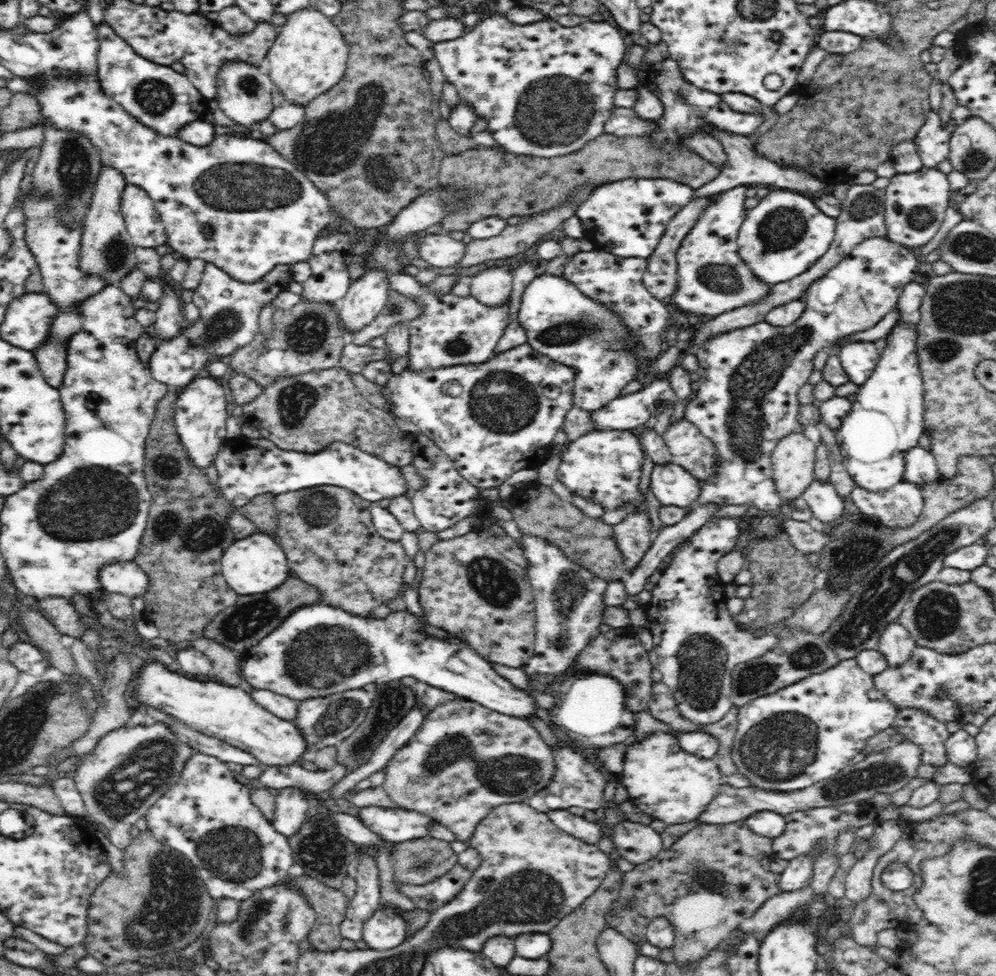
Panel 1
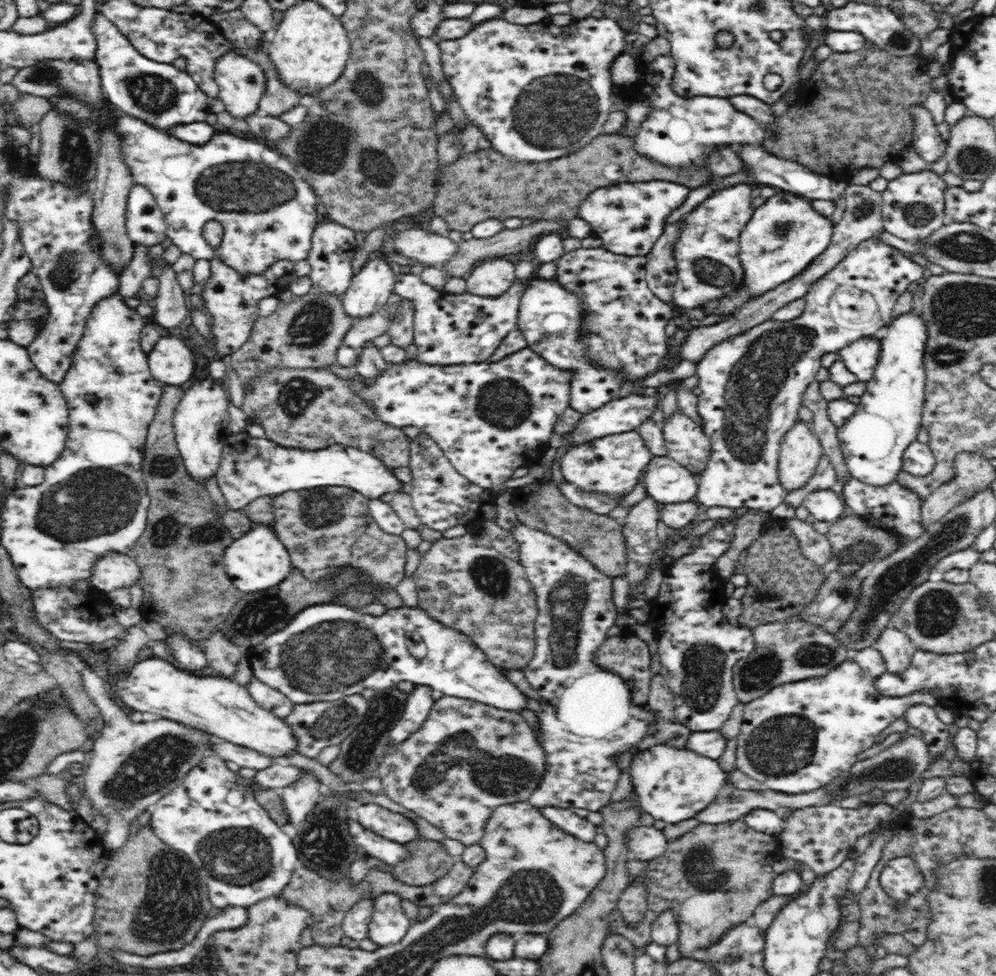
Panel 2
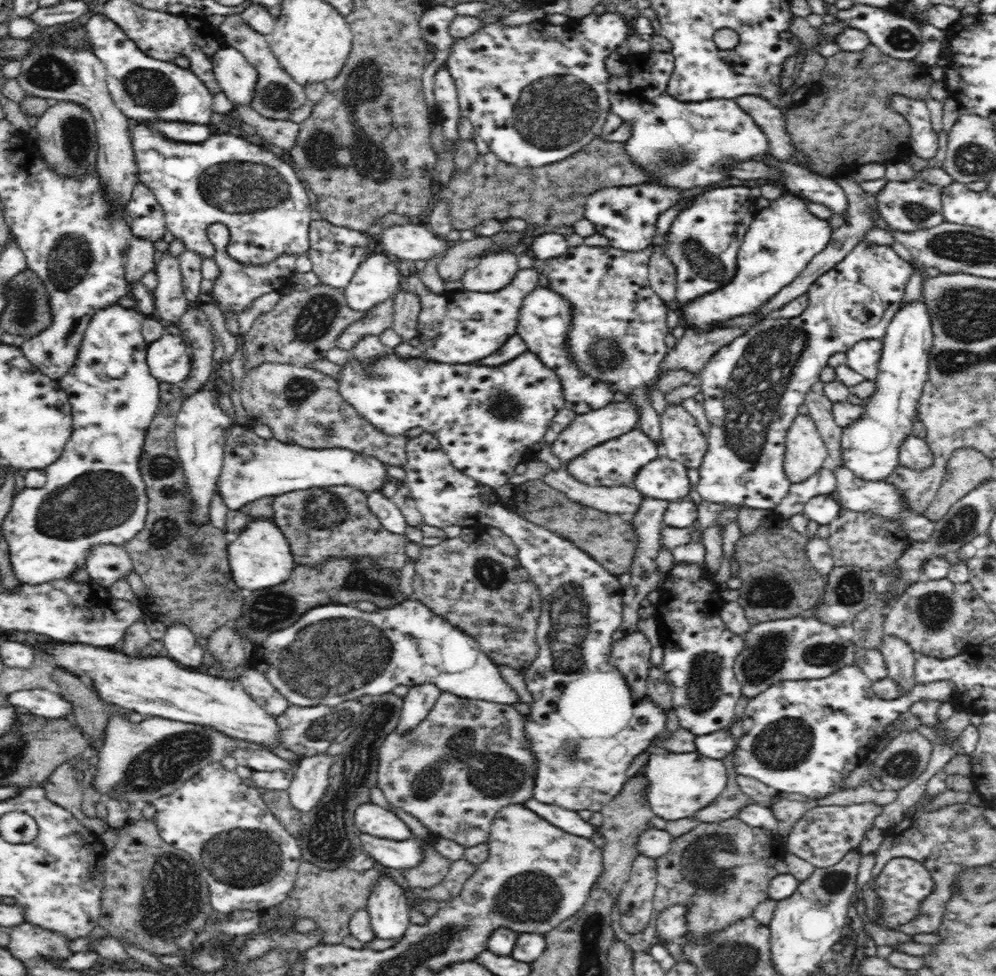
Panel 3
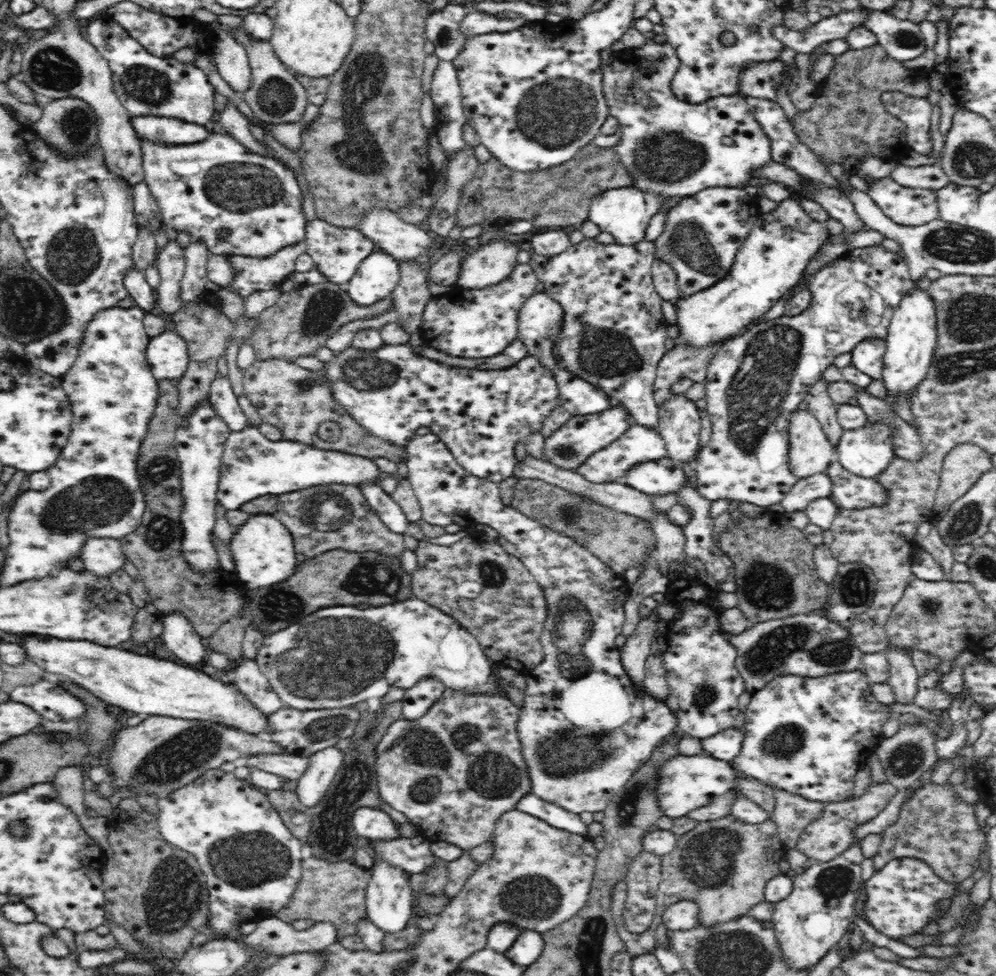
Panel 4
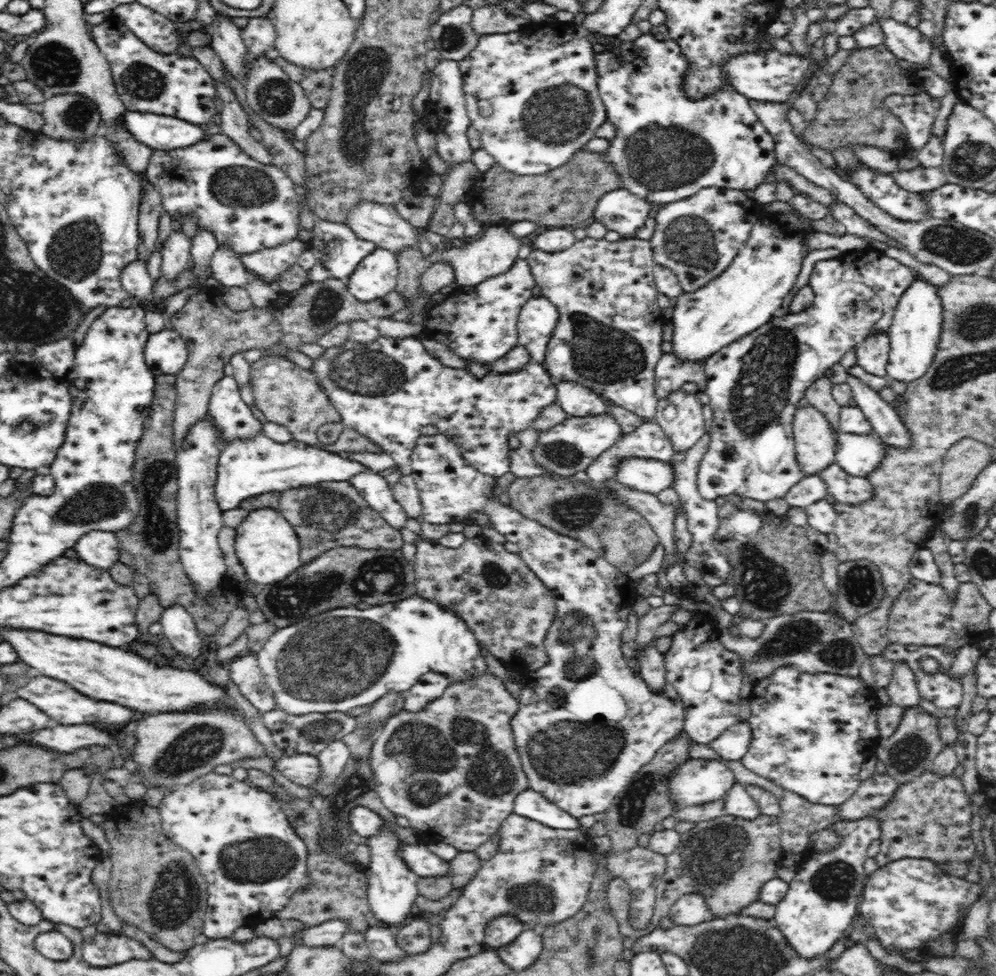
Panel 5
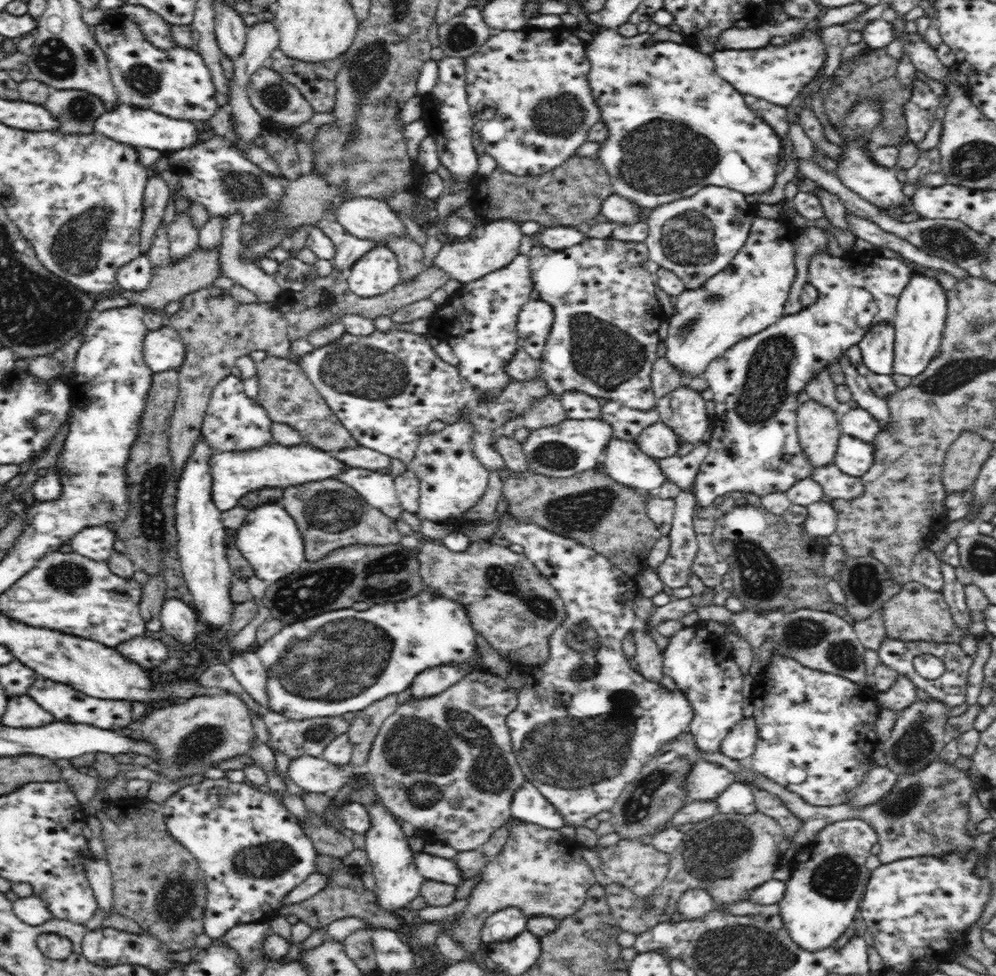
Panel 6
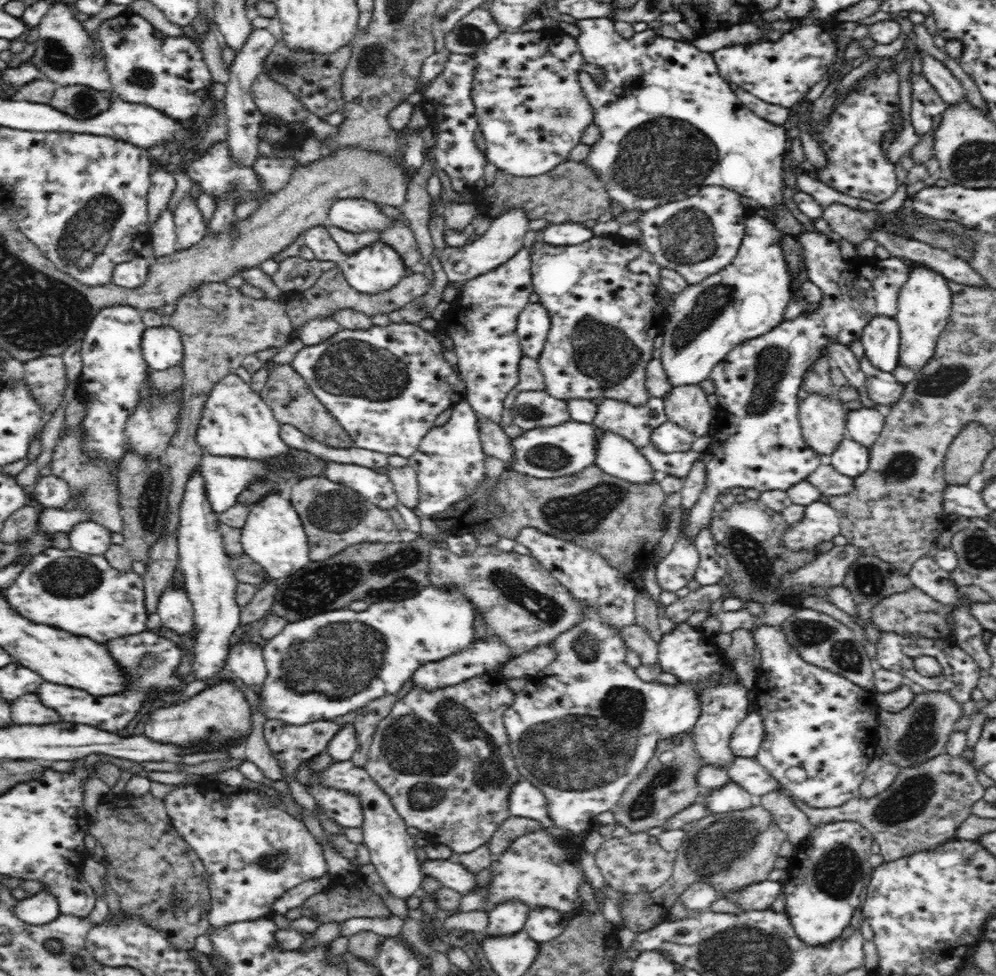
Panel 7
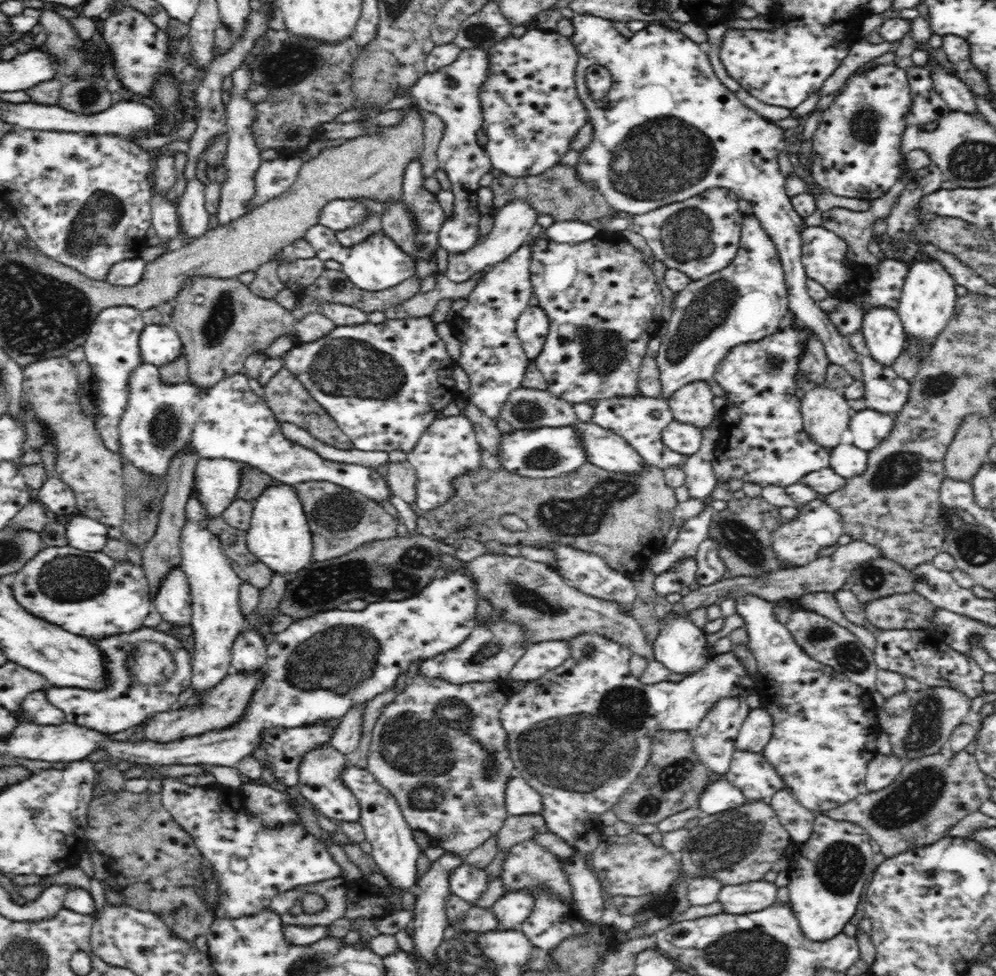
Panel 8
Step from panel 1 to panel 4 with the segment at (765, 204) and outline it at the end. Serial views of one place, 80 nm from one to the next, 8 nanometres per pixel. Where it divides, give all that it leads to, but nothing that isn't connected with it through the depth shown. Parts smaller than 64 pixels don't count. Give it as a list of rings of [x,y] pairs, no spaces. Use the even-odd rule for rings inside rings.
[[[798,195],[781,200],[771,212],[760,213],[755,225],[750,229],[748,238],[744,240],[744,244],[738,250],[730,272],[716,284],[712,284],[710,288],[675,300],[677,315],[675,324],[680,334],[676,343],[686,343],[692,347],[709,346],[710,343],[736,337],[742,328],[746,331],[752,326],[754,320],[760,318],[798,283],[809,260],[826,244],[829,236],[825,223],[810,218],[802,209]]]

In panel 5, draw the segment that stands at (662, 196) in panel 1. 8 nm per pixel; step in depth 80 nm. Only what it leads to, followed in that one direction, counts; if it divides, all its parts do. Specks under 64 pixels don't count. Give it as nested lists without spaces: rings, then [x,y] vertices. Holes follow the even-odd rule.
[[[620,187],[603,194],[595,206],[593,217],[607,230],[616,230],[622,239],[634,239],[648,220],[651,204]]]

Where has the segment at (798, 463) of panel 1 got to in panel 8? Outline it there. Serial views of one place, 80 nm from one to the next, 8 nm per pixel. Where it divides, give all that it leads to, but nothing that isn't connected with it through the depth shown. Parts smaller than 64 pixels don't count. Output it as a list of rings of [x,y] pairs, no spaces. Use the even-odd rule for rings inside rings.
[[[815,386],[800,401],[803,429],[809,437],[824,448],[838,446],[854,412],[841,389]]]

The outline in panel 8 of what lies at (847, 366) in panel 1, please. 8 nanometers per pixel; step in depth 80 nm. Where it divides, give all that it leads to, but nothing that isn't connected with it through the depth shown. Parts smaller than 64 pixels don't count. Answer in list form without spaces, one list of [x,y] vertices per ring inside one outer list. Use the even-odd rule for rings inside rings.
[[[885,306],[868,310],[863,316],[861,333],[866,346],[869,348],[869,356],[882,366],[893,366],[894,360],[905,350],[907,336],[897,310]]]

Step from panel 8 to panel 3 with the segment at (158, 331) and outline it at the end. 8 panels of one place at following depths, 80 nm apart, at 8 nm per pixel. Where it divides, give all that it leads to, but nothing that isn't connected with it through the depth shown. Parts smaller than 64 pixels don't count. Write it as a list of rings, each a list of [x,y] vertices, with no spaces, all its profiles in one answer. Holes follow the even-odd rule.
[[[170,329],[147,348],[147,365],[160,383],[182,385],[191,368],[191,352],[181,334]]]

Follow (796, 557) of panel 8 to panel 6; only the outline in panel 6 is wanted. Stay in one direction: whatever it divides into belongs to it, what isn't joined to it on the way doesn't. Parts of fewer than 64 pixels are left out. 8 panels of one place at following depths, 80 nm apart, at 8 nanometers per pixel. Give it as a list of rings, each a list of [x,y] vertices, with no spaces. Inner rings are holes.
[[[828,499],[814,502],[807,506],[807,516],[801,524],[810,537],[828,537],[837,532],[837,512]]]

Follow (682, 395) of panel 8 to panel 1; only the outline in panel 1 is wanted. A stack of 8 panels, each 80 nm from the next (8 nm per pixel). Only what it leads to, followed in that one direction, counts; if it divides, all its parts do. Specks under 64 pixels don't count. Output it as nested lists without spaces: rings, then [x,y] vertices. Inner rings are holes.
[[[683,417],[678,419],[673,425],[669,425],[662,437],[670,449],[670,453],[672,453],[672,463],[681,466],[701,482],[710,480],[712,474],[716,474],[718,459],[716,459],[714,443],[709,438],[706,438],[700,432],[700,429],[688,419]]]

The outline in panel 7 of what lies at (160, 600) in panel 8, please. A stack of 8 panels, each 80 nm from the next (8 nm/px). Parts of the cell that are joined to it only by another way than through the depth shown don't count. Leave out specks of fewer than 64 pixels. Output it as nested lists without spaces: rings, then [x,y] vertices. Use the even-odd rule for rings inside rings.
[[[173,583],[169,588],[161,595],[160,602],[157,609],[158,615],[162,620],[162,625],[176,634],[194,634],[195,623],[193,616],[193,607],[188,598],[188,594],[184,588],[178,589],[177,584]]]

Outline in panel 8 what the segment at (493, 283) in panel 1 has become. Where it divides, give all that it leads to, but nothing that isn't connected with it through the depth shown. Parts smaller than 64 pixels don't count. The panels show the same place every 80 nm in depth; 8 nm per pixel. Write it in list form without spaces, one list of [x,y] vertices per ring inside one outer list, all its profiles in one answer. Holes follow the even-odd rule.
[[[512,200],[501,209],[495,210],[495,221],[490,234],[482,238],[480,243],[468,252],[462,254],[449,253],[445,275],[452,282],[464,282],[466,279],[472,278],[476,272],[482,272],[484,268],[491,268],[496,263],[506,260],[520,246],[527,243],[531,244],[534,239],[530,235],[530,228],[534,226],[538,215],[525,200]]]

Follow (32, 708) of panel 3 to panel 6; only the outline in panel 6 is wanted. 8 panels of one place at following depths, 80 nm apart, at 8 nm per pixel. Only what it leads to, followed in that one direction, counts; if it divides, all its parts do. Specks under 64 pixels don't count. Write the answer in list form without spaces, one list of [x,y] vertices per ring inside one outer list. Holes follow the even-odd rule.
[[[37,678],[27,692],[44,710],[52,713],[57,722],[88,724],[100,729],[120,731],[132,723],[132,702],[129,700],[96,700],[70,685],[50,679]]]

